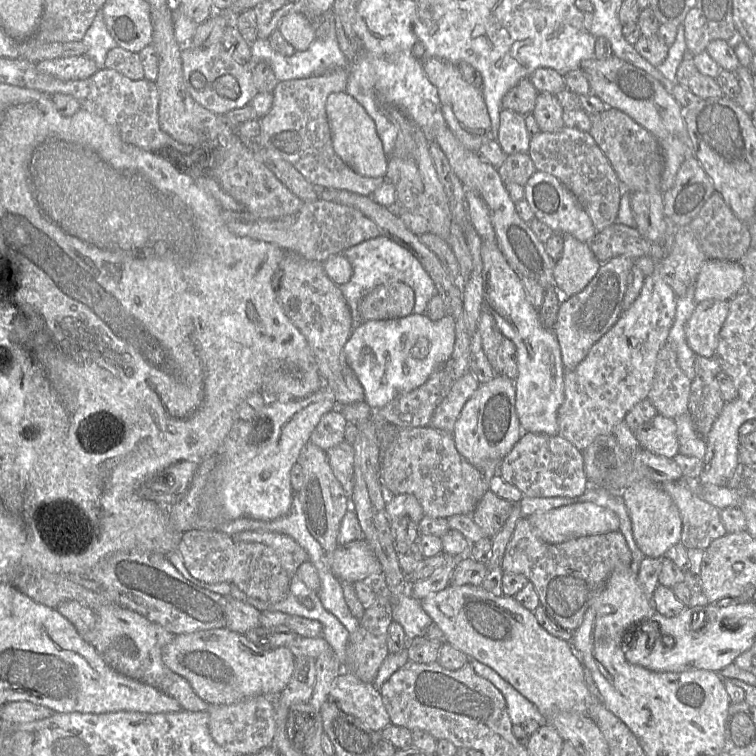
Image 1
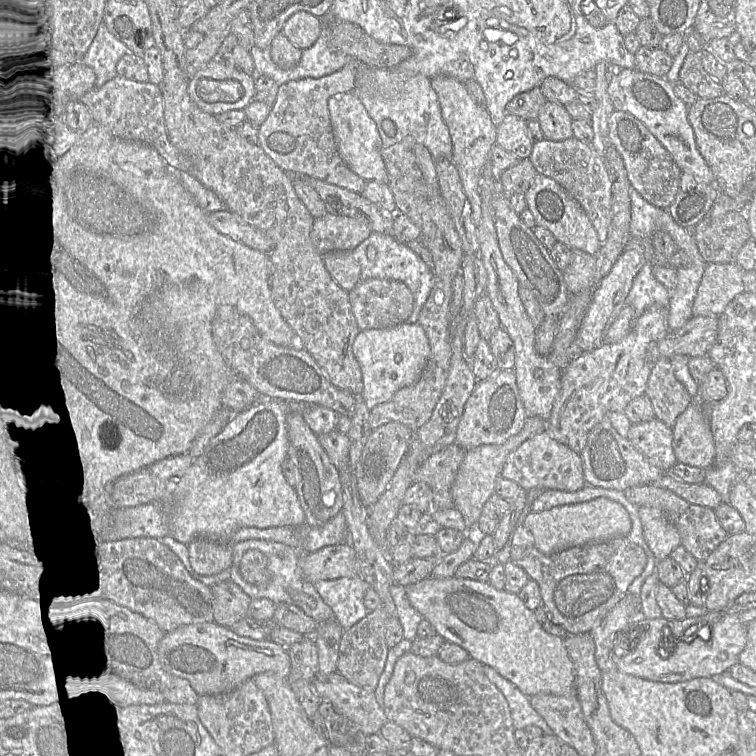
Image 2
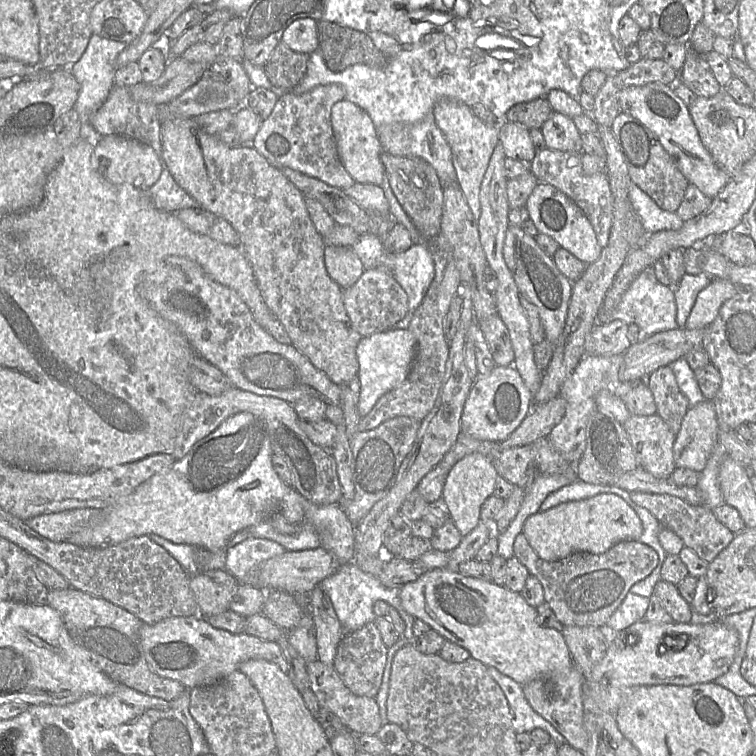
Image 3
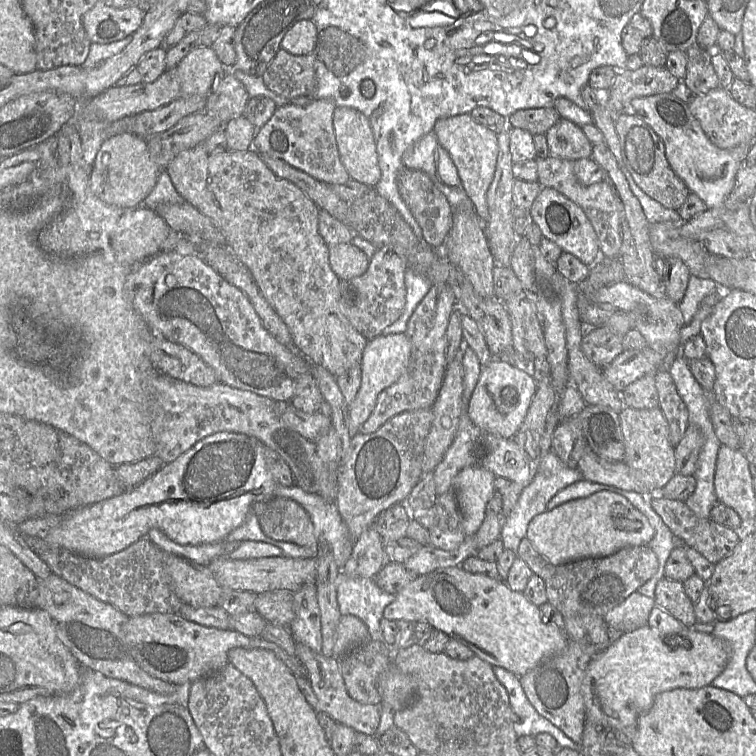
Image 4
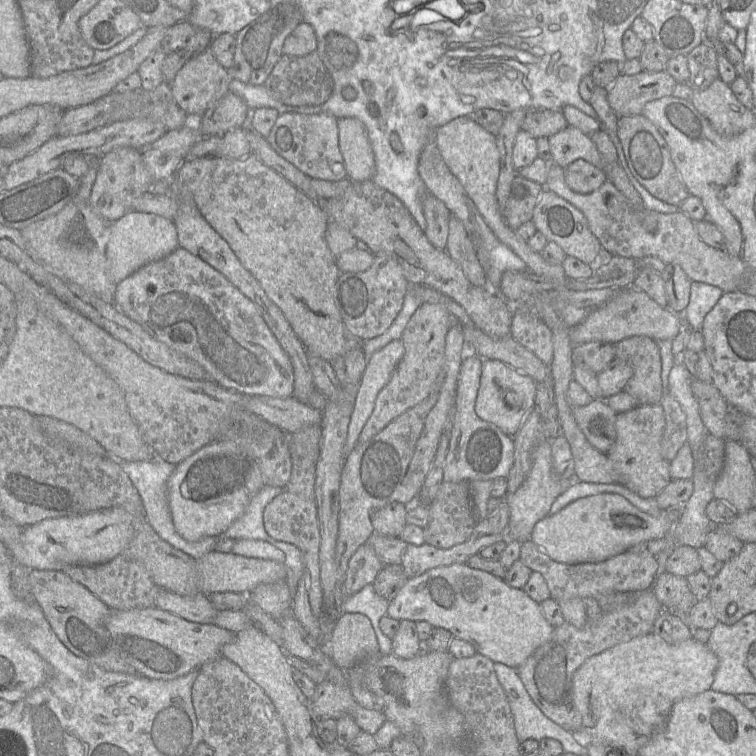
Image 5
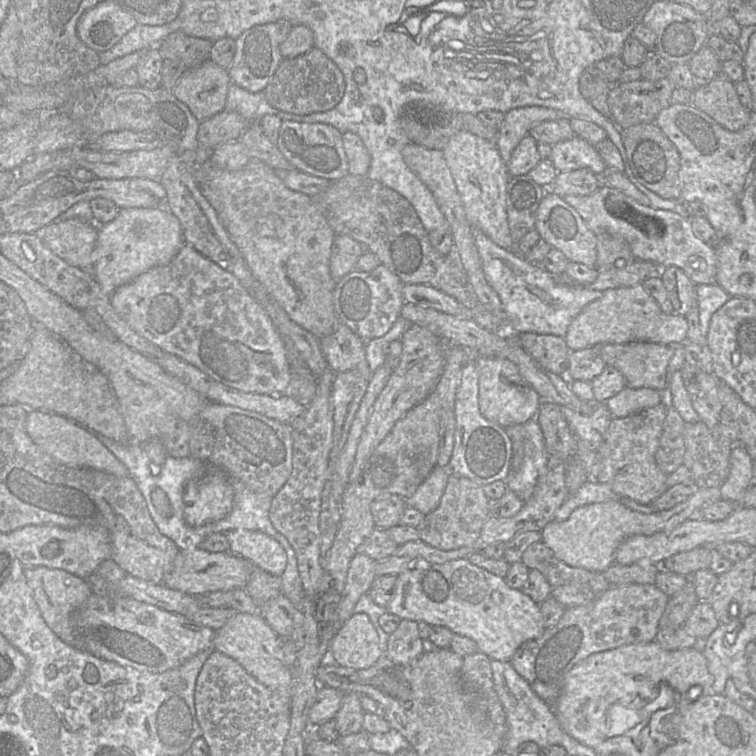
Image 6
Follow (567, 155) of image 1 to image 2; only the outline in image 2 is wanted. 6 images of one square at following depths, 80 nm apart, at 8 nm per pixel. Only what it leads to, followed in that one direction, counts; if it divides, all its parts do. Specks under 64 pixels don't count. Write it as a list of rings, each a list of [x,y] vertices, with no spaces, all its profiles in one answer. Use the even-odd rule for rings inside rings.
[[[571,137],[558,142],[544,139],[534,143],[530,160],[538,174],[556,181],[576,200],[593,224],[599,241],[604,244],[612,222],[612,183],[605,157],[600,156],[591,145],[587,145],[575,137]]]

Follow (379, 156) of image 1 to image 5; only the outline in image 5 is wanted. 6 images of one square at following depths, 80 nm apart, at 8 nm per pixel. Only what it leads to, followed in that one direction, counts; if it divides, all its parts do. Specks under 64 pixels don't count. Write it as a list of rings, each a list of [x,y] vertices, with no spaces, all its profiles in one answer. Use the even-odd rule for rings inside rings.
[[[357,118],[337,119],[339,150],[347,177],[355,182],[371,180],[375,156],[364,124]]]

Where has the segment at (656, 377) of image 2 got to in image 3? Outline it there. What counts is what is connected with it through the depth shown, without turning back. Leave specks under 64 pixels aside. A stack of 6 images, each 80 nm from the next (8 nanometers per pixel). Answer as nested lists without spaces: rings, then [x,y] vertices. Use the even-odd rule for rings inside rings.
[[[671,366],[660,367],[645,381],[654,396],[657,414],[677,435],[690,404],[681,392]]]

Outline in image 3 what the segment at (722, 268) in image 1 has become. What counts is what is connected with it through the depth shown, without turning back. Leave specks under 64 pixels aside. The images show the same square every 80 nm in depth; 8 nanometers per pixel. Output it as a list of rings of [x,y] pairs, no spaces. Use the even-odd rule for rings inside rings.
[[[713,278],[709,285],[699,292],[685,327],[690,330],[706,329],[716,319],[721,306],[738,292],[739,289],[730,281]]]

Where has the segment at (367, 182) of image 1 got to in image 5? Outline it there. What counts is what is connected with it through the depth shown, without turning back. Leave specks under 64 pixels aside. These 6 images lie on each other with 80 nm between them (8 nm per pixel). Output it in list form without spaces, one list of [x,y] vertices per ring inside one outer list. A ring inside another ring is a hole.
[[[280,113],[266,141],[278,155],[312,179],[340,181],[347,177],[339,150],[337,118],[330,113]]]

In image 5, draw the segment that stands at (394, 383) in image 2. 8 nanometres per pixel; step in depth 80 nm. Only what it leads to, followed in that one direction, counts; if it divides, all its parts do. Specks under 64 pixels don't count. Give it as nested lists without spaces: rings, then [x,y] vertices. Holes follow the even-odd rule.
[[[394,340],[375,352],[366,363],[365,372],[359,383],[354,410],[348,426],[344,446],[344,461],[346,456],[357,445],[359,436],[371,416],[379,392],[389,382],[393,371],[404,355],[401,340]]]

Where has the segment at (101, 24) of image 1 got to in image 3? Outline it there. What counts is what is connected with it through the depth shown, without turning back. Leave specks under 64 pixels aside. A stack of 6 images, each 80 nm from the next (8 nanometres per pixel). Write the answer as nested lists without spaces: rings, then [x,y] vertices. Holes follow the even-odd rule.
[[[92,34],[82,57],[79,61],[69,67],[81,86],[78,99],[74,105],[74,109],[77,112],[81,123],[80,139],[85,140],[94,146],[96,146],[102,136],[99,135],[92,126],[91,118],[103,105],[111,88],[114,86],[115,61],[118,55],[127,46],[128,45],[124,42],[109,40],[96,34]]]

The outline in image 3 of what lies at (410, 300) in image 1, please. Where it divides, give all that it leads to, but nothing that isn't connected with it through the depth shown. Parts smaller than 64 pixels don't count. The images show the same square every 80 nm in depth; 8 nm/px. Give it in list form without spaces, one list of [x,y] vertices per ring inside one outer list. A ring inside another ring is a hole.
[[[383,267],[365,270],[354,285],[343,289],[342,298],[353,328],[363,337],[391,329],[408,311],[406,292]]]

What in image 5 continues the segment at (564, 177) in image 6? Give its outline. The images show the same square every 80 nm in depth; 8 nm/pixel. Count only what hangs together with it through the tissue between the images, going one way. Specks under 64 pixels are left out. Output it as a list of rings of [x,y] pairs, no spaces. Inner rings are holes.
[[[576,160],[564,170],[567,186],[576,193],[589,194],[607,181],[604,171],[585,160]]]

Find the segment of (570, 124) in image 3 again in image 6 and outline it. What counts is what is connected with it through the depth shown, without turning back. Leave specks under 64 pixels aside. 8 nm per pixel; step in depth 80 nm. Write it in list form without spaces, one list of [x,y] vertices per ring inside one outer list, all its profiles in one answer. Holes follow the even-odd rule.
[[[576,135],[570,140],[552,145],[552,156],[558,172],[587,168],[599,176],[607,168],[596,148]]]

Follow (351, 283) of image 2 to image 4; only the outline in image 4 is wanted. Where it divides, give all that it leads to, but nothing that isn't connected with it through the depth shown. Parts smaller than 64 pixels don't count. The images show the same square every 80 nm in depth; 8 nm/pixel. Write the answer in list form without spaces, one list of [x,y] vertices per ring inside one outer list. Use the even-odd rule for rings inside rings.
[[[341,243],[329,248],[331,269],[340,280],[349,280],[363,275],[371,259],[352,243]]]

